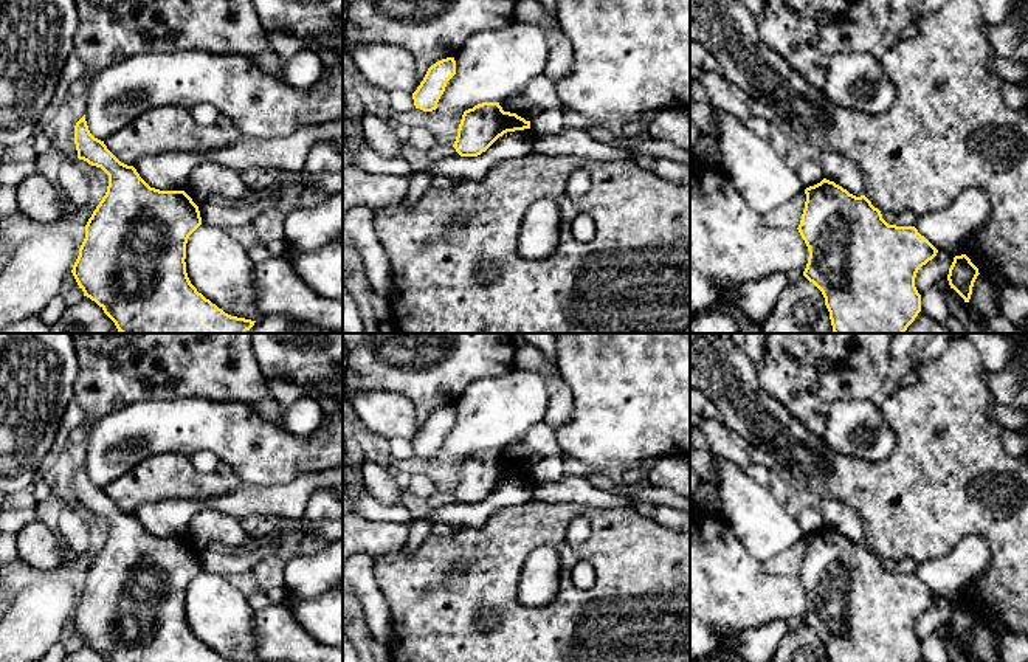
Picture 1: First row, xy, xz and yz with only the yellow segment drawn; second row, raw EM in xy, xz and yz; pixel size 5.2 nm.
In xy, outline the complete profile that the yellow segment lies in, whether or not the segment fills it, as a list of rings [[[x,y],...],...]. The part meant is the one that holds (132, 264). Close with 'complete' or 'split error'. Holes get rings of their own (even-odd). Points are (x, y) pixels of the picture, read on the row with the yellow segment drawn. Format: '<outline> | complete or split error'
[[[85,115],[74,126],[78,158],[101,167],[109,175],[107,192],[85,225],[85,239],[73,265],[73,276],[84,296],[95,301],[115,322],[118,333],[245,333],[256,321],[225,313],[191,284],[186,273],[186,243],[202,225],[198,206],[185,191],[150,188],[133,166],[121,163],[95,138]]] | complete

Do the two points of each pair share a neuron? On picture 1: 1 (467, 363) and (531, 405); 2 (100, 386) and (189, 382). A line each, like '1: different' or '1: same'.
1: different
2: same

